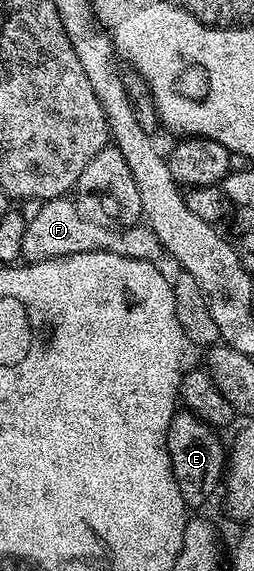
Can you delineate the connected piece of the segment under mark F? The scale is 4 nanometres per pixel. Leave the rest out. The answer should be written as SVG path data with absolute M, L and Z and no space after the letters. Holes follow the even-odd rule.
M67 196L55 197L53 201L45 201L33 217L27 218L20 244L20 256L25 262L45 261L51 257L65 257L79 253L113 253L139 261L159 262L162 257L160 241L147 224L137 223L127 227L113 227L101 223L82 212ZM81 213L81 214L80 214ZM84 216L84 217L83 217Z

